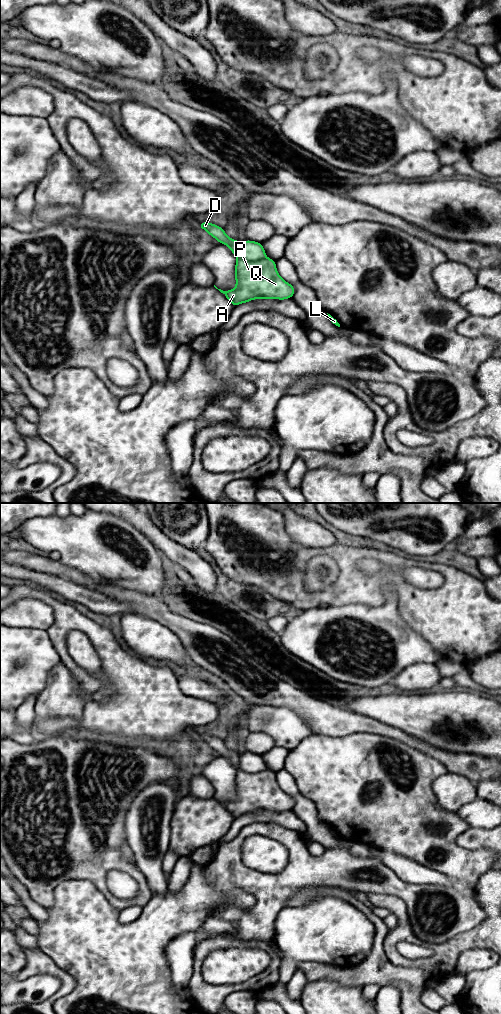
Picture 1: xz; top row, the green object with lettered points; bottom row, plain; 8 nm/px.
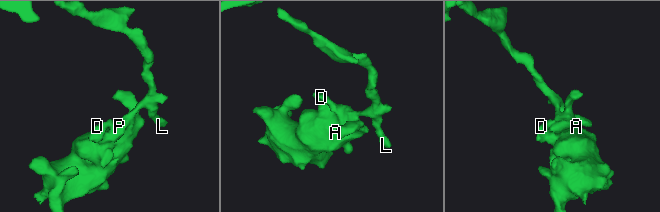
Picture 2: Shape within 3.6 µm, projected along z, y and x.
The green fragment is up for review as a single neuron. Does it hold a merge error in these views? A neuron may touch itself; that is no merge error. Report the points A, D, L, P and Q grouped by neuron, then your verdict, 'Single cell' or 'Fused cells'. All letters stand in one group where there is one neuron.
Groups: A D P Q / L. Fused cells

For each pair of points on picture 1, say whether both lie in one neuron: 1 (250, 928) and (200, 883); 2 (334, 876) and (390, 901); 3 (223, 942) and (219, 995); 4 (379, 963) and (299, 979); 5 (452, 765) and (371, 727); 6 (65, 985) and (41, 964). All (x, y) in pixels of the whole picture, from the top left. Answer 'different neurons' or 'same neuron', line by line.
1: different neurons
2: different neurons
3: same neuron
4: different neurons
5: same neuron
6: same neuron

